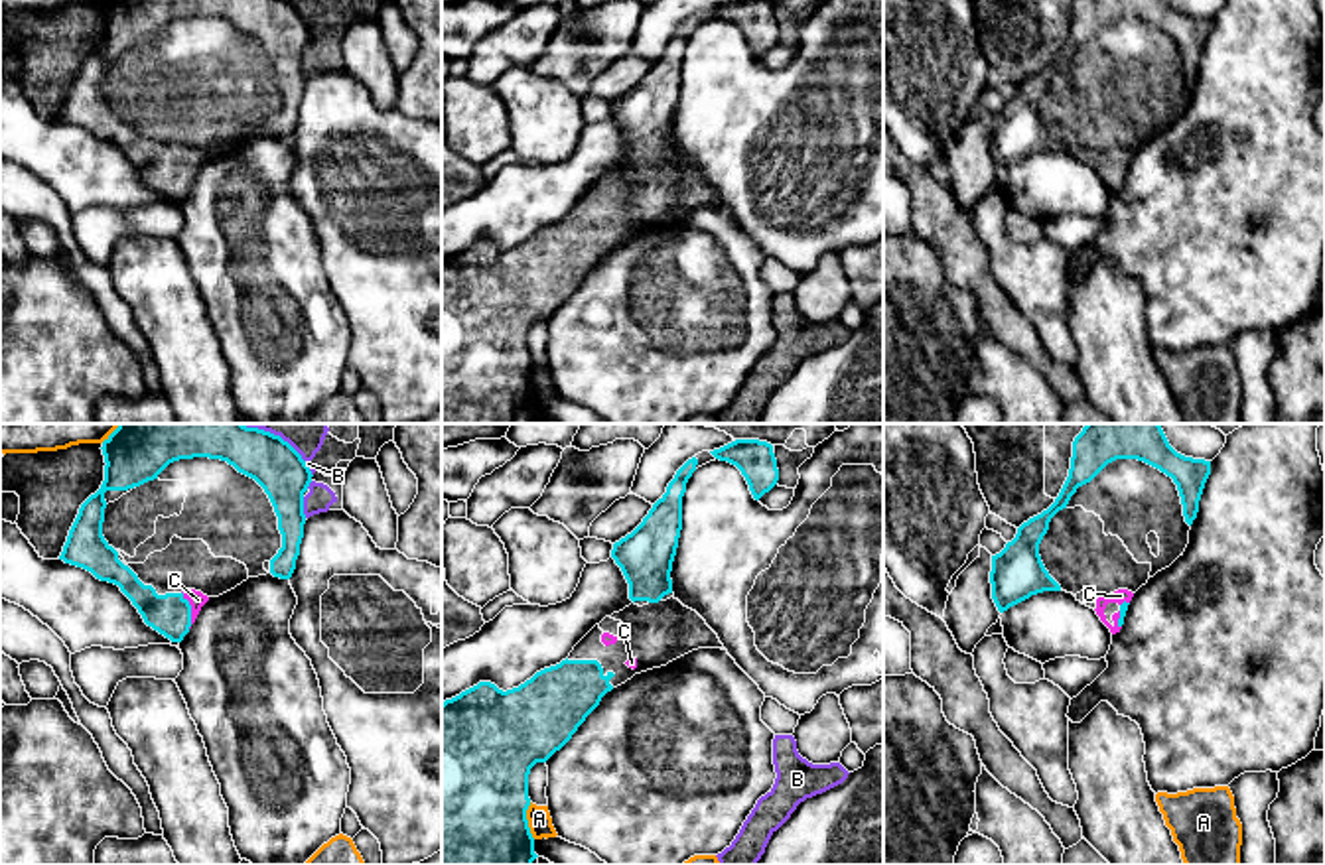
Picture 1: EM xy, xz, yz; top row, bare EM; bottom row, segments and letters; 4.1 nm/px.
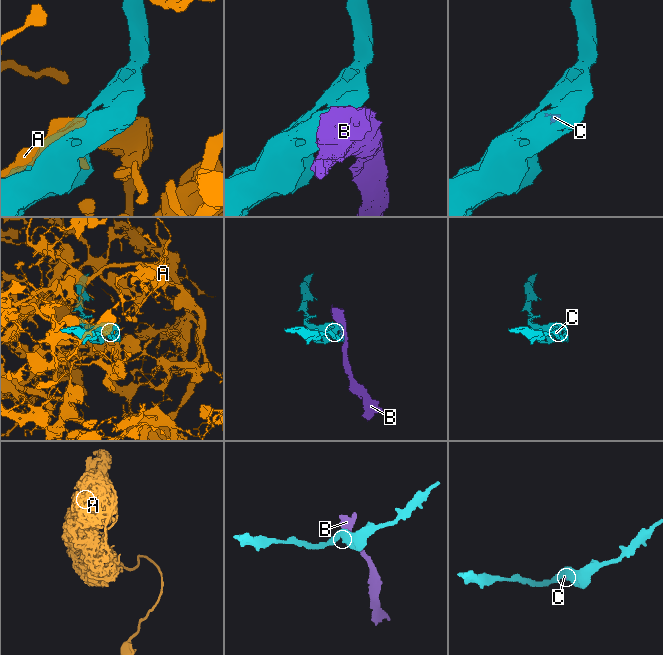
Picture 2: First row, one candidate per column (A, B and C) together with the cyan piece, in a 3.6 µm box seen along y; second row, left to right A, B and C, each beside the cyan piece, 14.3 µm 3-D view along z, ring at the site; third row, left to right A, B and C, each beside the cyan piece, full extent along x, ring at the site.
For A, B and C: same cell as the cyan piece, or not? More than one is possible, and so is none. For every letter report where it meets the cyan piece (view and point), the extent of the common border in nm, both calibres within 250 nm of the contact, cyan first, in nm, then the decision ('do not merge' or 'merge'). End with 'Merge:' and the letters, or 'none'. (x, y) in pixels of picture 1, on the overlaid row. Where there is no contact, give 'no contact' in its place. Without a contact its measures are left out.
A: xz (527, 820) | 150 nm | 500/100 nm | do not merge
B: xy (302, 507) | 90 nm | 200/110 nm | do not merge
C: xy (190, 609) | 160 nm | 170/70 nm | merge
Merge: C

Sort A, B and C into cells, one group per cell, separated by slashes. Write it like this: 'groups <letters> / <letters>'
groups A / B / C

